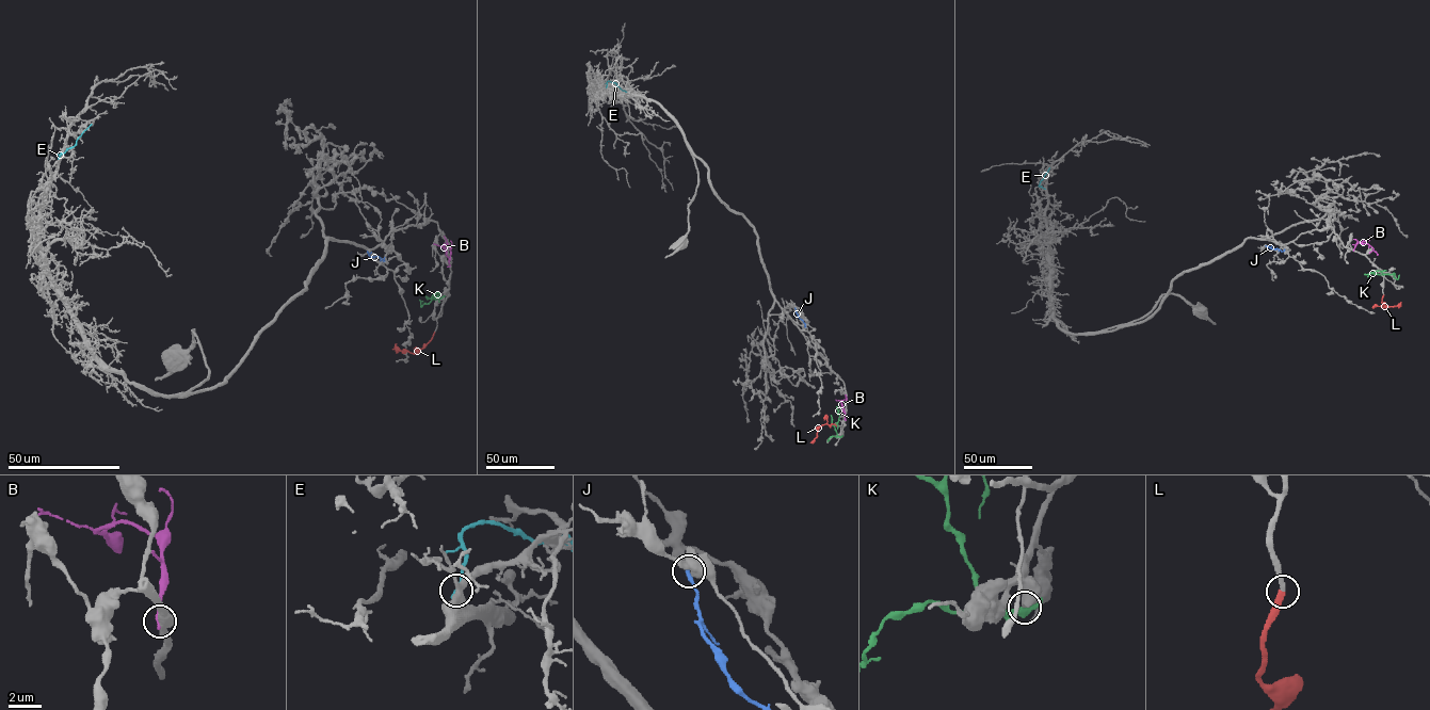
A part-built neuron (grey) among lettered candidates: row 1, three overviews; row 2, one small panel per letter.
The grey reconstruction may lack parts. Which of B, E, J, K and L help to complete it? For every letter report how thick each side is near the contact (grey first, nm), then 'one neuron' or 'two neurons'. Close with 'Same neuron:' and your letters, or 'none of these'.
B: 550 nm thick on the grey side, 280 nm on the other; two neurons
E: 480 nm thick on the grey side, 240 nm on the other; two neurons
J: 500 nm thick on the grey side, 280 nm on the other; two neurons
K: 600 nm thick on the grey side, 380 nm on the other; two neurons
L: 240 nm thick on the grey side, 320 nm on the other; one neuron
Same neuron: L

